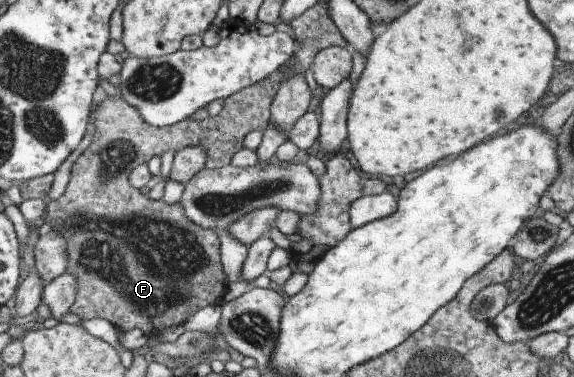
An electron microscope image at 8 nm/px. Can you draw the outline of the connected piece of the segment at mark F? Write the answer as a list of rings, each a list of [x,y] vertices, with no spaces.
[[[277,71],[270,73],[265,79],[254,83],[253,85],[244,87],[241,91],[231,94],[224,101],[223,108],[218,112],[215,117],[207,117],[201,122],[193,121],[181,121],[179,123],[170,126],[150,126],[141,119],[137,110],[129,105],[125,100],[122,100],[117,96],[103,95],[102,98],[97,98],[97,101],[93,101],[92,107],[93,113],[93,139],[84,151],[75,159],[69,170],[69,180],[65,185],[63,194],[55,201],[46,201],[45,215],[41,219],[41,223],[45,223],[50,226],[55,232],[59,232],[61,236],[65,237],[66,247],[66,270],[65,274],[69,274],[76,279],[76,296],[74,302],[69,308],[69,313],[73,313],[79,317],[79,319],[92,319],[93,317],[100,317],[109,321],[117,330],[123,332],[132,330],[133,328],[140,329],[146,336],[152,337],[155,333],[161,333],[165,327],[169,327],[173,324],[183,324],[189,316],[192,316],[199,308],[209,304],[219,304],[225,296],[225,289],[228,283],[225,281],[226,277],[221,269],[220,264],[220,241],[216,230],[211,228],[200,228],[195,225],[184,214],[183,208],[179,202],[169,205],[163,200],[150,200],[147,195],[140,191],[127,191],[127,181],[125,181],[125,173],[131,173],[134,167],[139,164],[145,164],[149,158],[159,157],[164,151],[171,150],[179,151],[179,149],[200,145],[205,149],[205,163],[204,167],[207,169],[215,169],[224,166],[225,163],[229,163],[230,157],[239,148],[241,148],[241,139],[243,139],[246,133],[257,129],[263,131],[267,125],[268,117],[270,116],[270,103],[279,87],[279,82],[286,76],[282,72]]]

